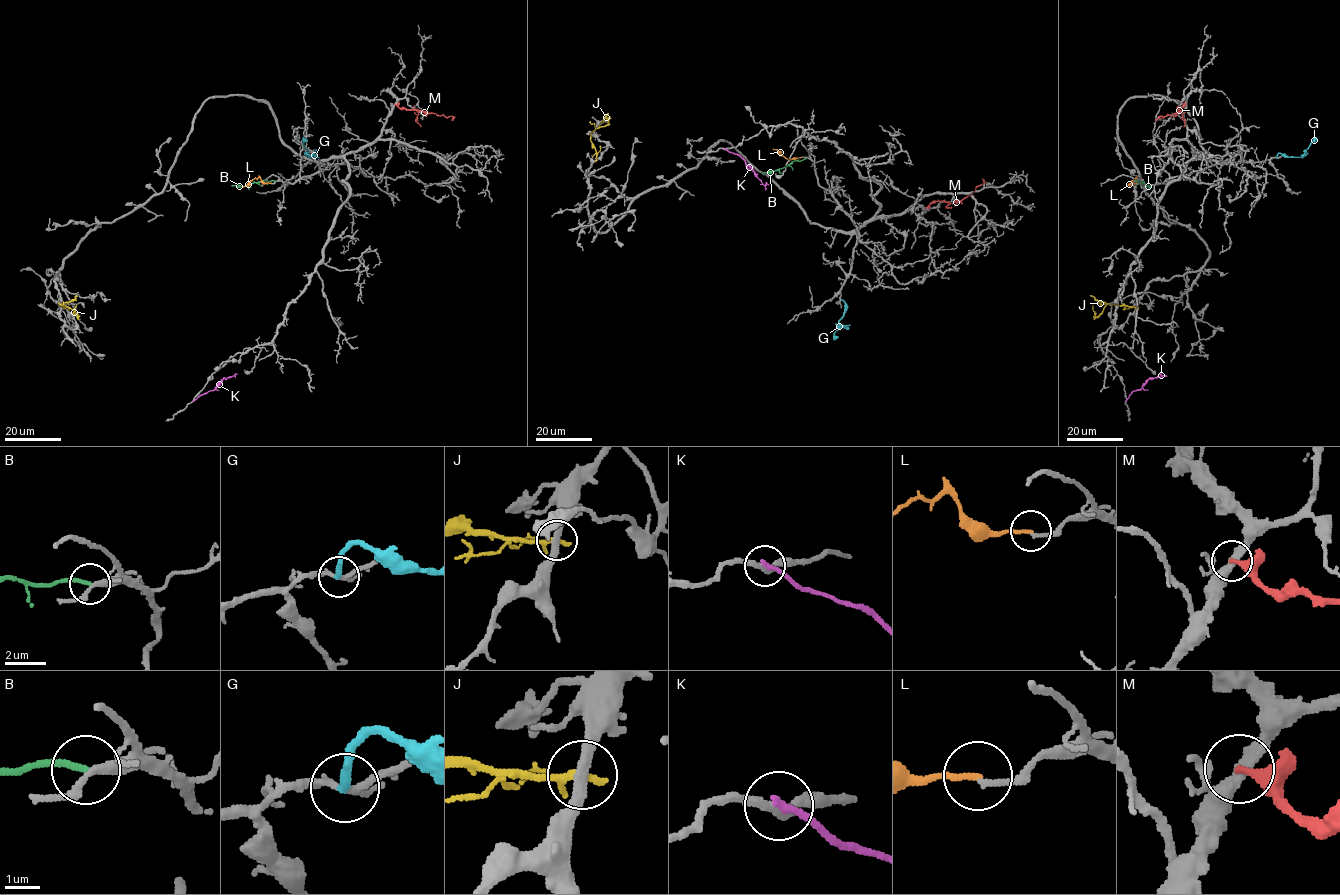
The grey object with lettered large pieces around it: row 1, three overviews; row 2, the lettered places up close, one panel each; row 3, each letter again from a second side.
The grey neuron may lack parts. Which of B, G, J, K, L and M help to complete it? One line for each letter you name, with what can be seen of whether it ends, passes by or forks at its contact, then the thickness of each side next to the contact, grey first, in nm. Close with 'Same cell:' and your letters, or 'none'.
B: it ends; calibres 240 and 190 nm
Same cell: B

